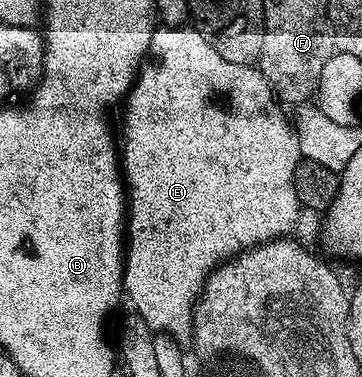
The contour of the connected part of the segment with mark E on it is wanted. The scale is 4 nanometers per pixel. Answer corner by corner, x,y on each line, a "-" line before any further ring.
157,26
152,33
148,60
140,69
132,90
126,96
128,108
124,111
124,143
122,139
122,178
126,184
126,254
124,256
124,290
126,299
133,303
135,314
141,315
153,333
168,335
172,342
184,345
194,335
194,312
203,292
204,284
212,278
212,272
222,263
236,258
260,243
271,239
283,239
293,234
302,208
294,185
296,166
302,161
298,137
293,120
284,116
285,108
276,97
276,92
266,77
255,66
234,65
226,61
214,45
202,37
195,26

